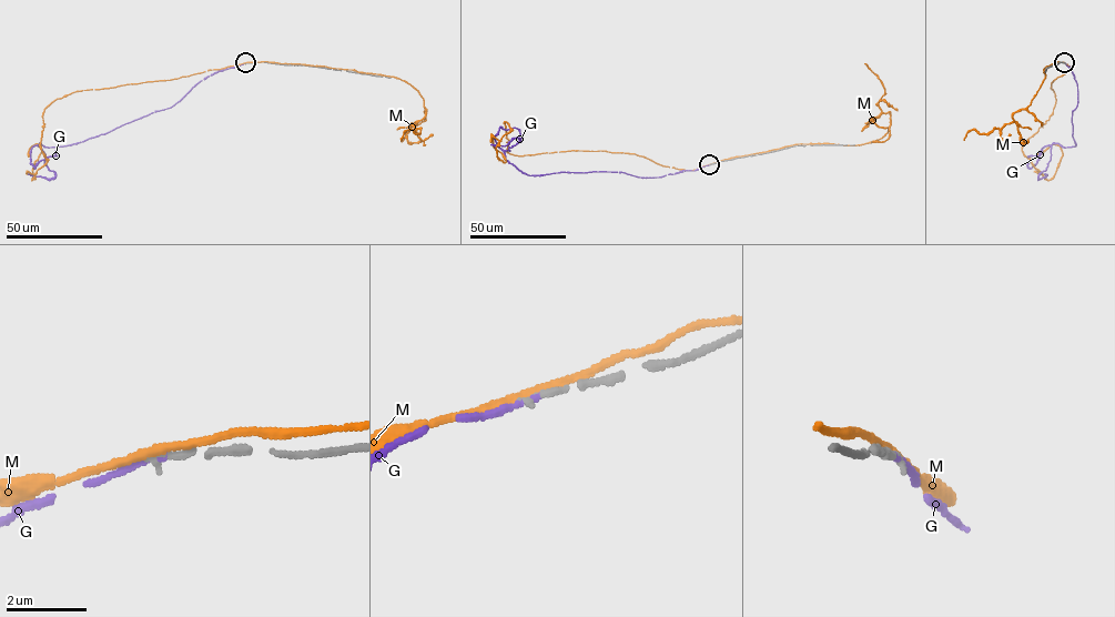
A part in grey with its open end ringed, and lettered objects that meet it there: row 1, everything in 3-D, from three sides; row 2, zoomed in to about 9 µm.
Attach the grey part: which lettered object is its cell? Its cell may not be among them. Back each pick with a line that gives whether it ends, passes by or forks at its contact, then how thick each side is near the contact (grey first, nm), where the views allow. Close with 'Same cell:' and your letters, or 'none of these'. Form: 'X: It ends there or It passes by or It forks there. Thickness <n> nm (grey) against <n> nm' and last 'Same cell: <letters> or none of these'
G: It ends there. Thickness 170 nm (grey) against 140 nm
Same cell: G

